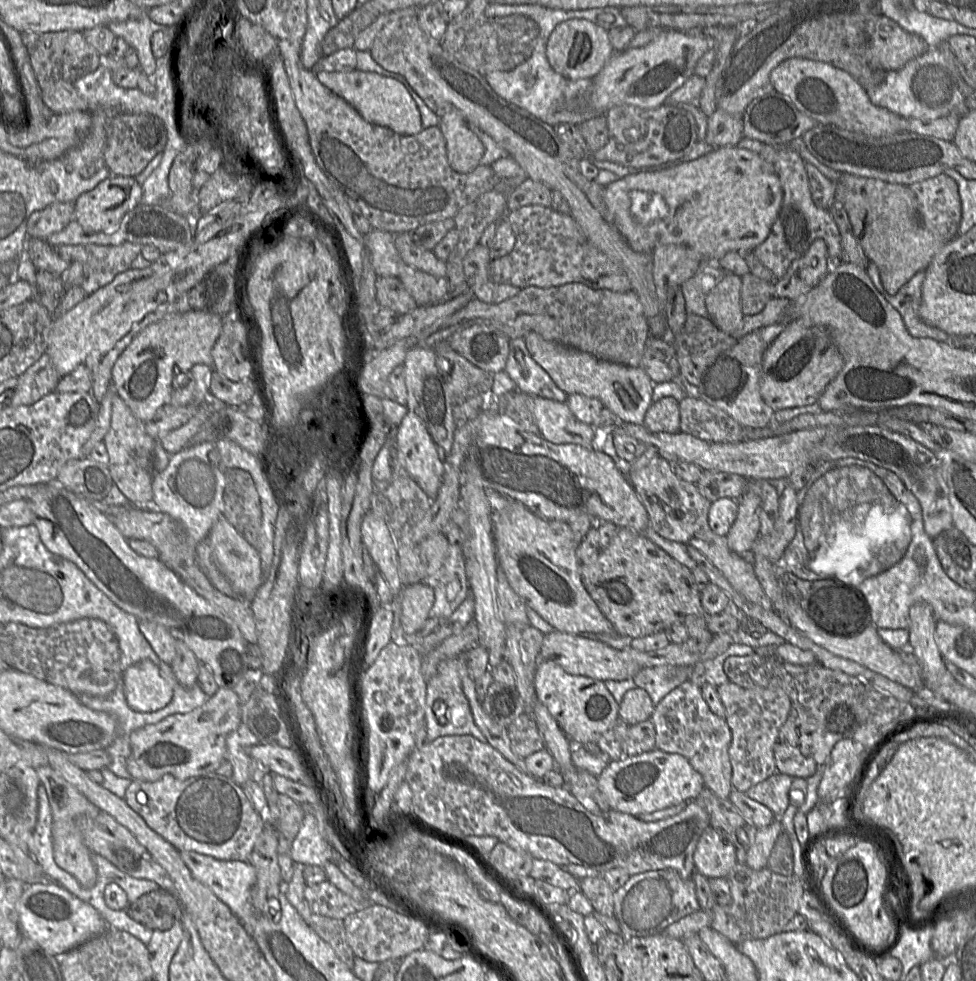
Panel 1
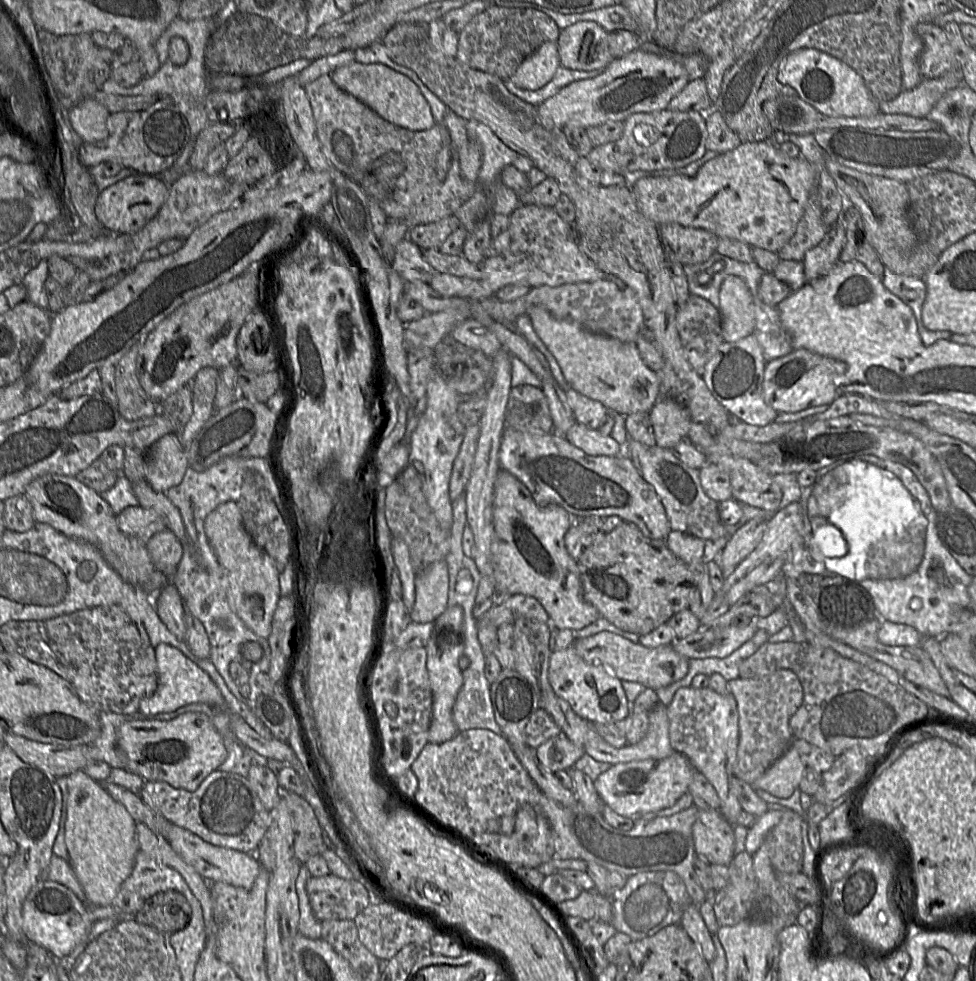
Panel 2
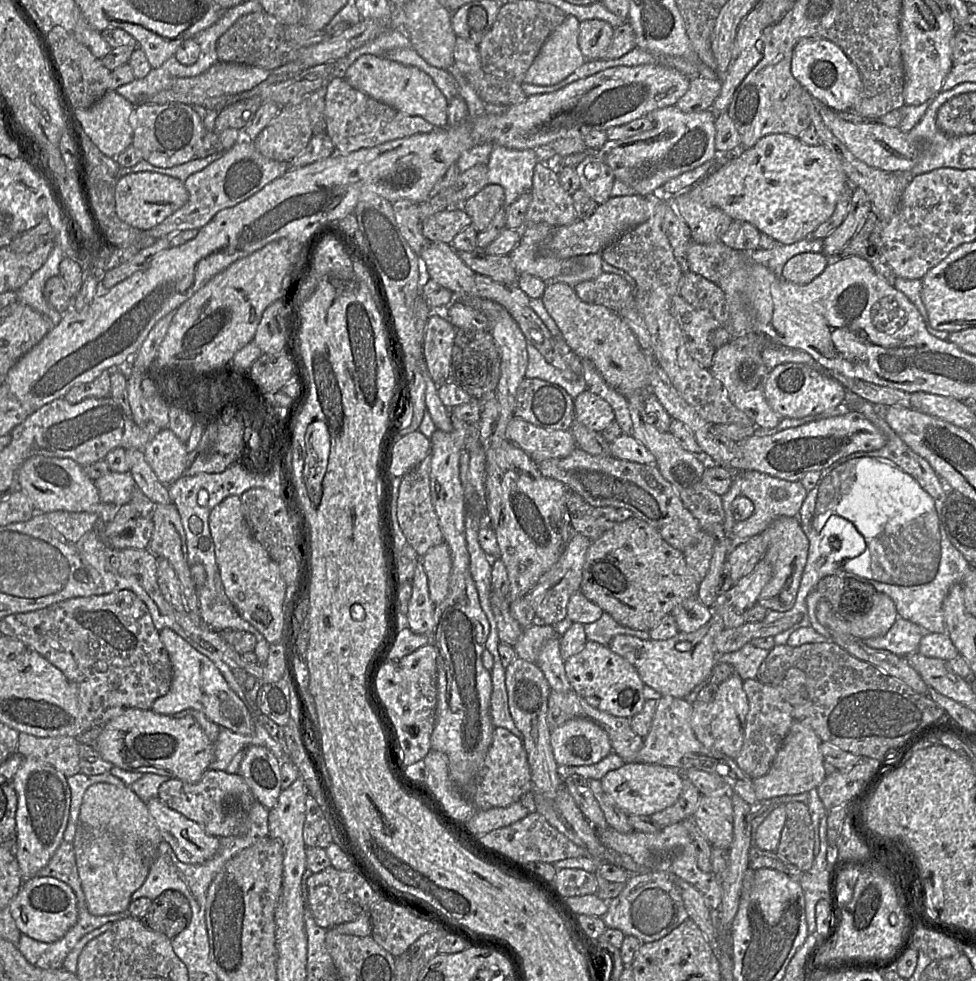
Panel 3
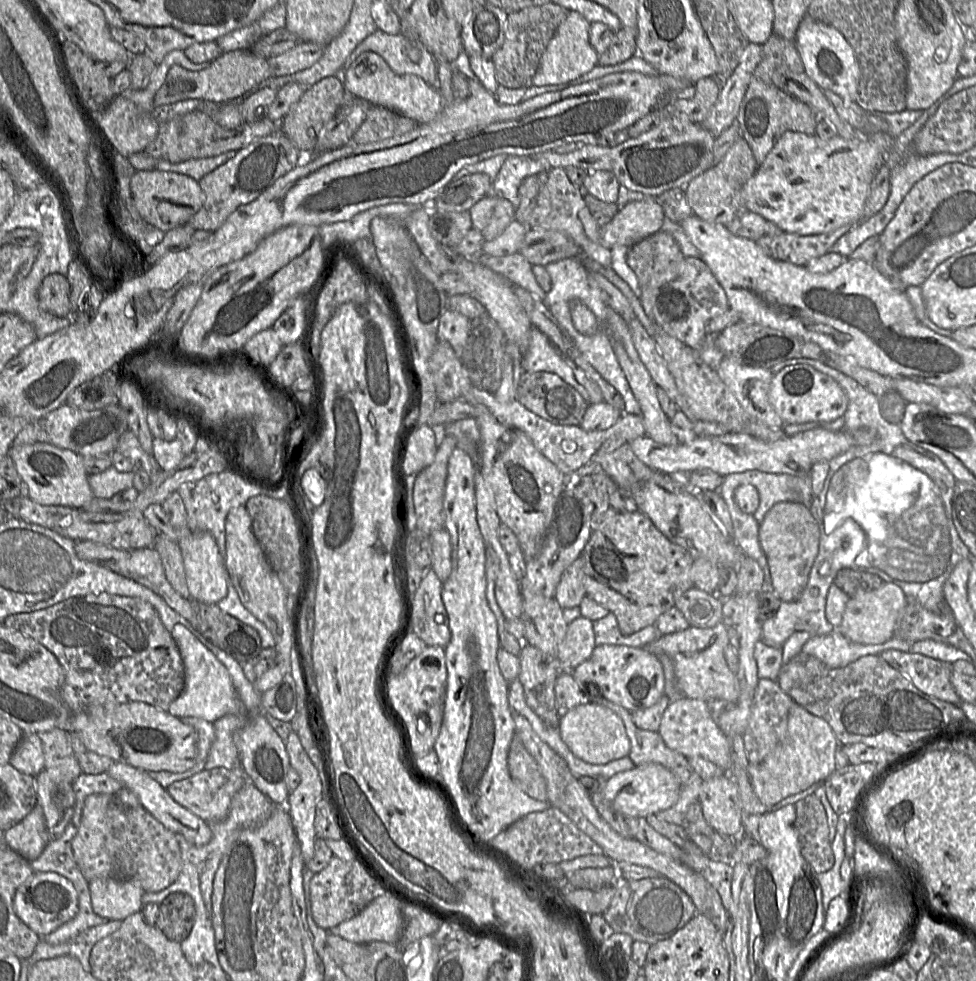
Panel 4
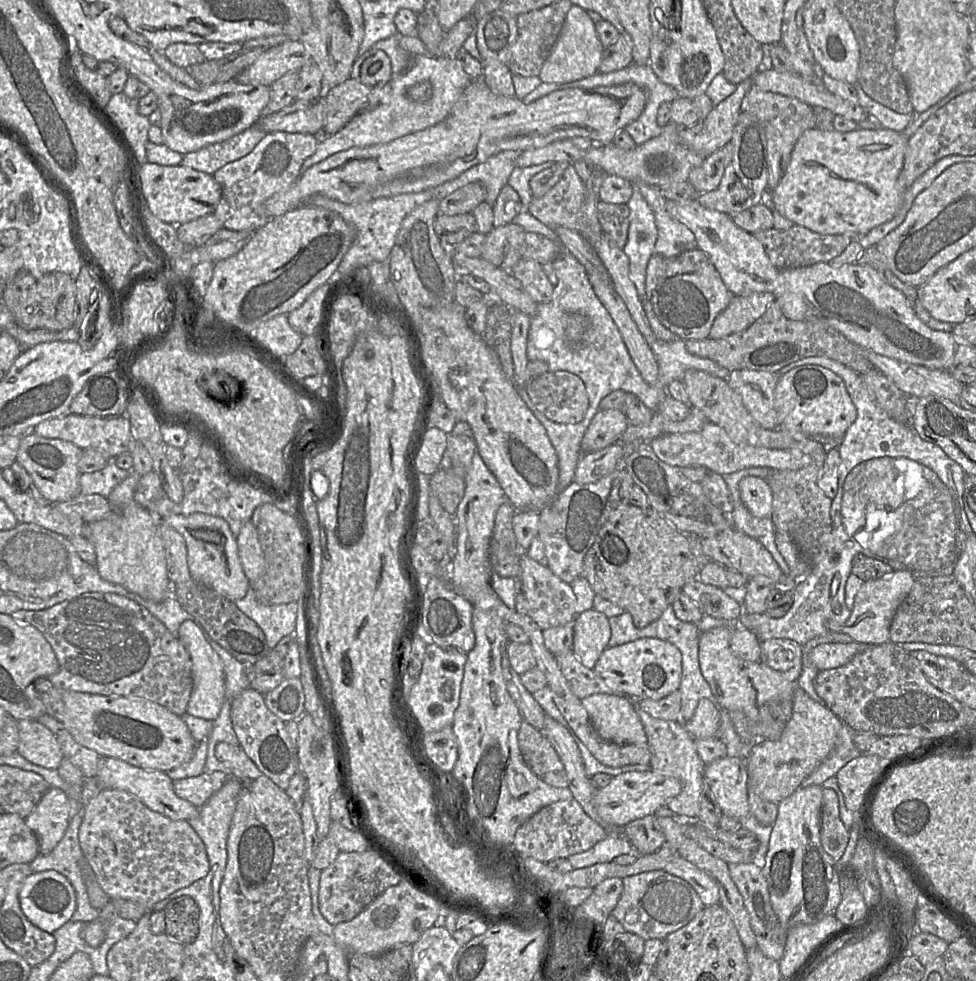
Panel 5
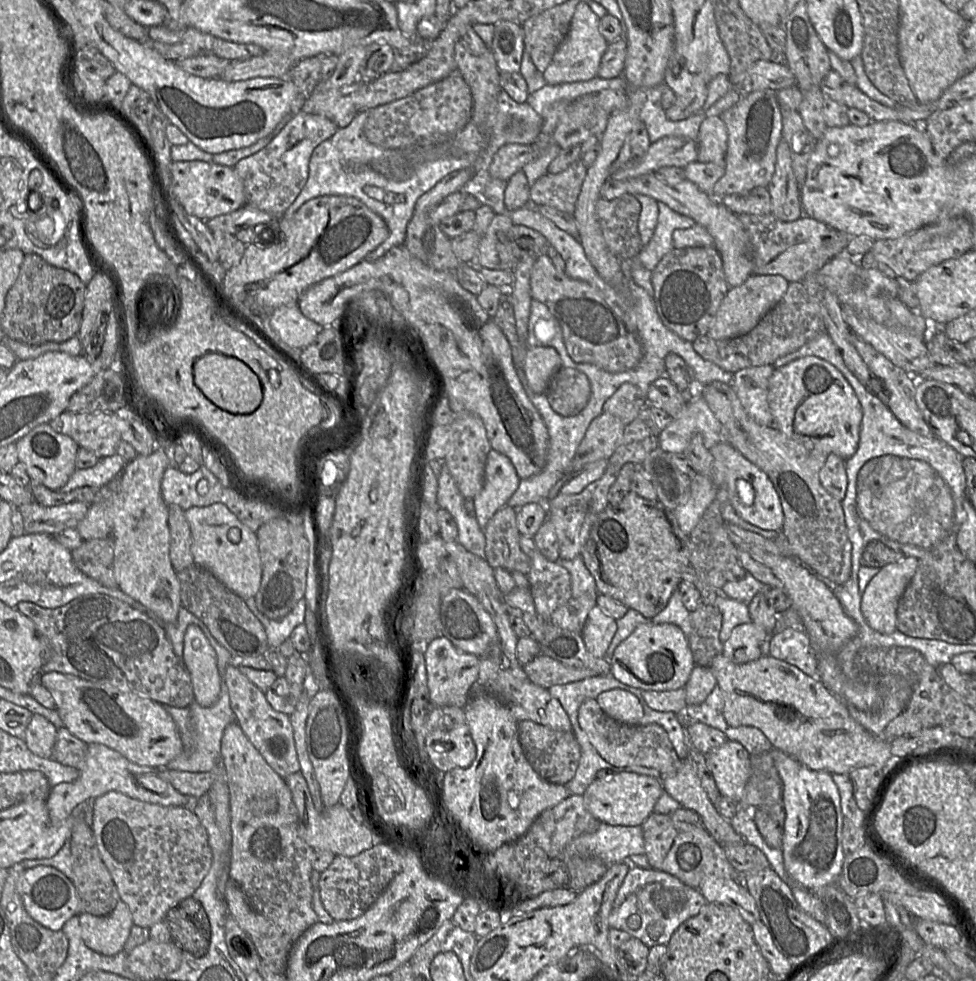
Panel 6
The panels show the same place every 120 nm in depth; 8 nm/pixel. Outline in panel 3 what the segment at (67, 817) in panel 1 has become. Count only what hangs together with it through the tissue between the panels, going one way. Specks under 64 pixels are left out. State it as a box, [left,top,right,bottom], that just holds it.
[73,782,162,914]

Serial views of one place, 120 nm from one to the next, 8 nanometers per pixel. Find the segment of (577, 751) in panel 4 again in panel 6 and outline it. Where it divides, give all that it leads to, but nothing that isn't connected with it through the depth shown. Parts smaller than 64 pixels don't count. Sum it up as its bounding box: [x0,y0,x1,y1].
[595,688,644,725]

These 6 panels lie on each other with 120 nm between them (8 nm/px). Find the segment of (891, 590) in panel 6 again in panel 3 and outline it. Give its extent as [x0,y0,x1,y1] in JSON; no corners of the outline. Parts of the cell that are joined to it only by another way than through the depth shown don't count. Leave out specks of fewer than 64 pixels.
[849,592,898,639]

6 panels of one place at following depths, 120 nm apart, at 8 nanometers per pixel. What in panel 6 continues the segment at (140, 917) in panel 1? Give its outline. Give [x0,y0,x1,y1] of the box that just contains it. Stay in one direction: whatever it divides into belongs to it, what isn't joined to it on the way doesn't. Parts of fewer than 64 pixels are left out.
[165,897,211,957]

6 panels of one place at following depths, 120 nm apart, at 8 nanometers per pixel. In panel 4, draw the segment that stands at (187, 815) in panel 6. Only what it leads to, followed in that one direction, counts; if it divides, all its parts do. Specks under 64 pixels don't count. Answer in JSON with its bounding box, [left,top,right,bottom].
[72,794,183,892]

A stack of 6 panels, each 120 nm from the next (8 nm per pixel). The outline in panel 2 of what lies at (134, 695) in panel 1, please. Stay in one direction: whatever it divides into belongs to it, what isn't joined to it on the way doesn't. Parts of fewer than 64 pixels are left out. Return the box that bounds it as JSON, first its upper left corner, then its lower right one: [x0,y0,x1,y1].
[139,643,228,717]

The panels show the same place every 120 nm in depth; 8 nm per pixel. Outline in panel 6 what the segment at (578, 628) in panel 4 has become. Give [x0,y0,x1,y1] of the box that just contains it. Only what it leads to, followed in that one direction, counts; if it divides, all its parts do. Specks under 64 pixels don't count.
[581,606,616,658]

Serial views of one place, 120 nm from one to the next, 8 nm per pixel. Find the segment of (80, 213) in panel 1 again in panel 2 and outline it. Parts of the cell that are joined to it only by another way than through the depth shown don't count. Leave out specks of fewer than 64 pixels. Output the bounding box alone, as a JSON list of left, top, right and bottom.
[95,175,169,233]

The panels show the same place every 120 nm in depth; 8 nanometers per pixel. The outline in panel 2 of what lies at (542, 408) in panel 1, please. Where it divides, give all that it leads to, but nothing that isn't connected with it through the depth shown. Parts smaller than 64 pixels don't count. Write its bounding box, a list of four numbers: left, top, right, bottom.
[564,423,624,456]

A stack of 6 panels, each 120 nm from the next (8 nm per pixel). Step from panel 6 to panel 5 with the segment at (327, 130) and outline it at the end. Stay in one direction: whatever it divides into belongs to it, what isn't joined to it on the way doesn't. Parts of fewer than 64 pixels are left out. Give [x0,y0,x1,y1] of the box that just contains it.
[213,132,320,232]

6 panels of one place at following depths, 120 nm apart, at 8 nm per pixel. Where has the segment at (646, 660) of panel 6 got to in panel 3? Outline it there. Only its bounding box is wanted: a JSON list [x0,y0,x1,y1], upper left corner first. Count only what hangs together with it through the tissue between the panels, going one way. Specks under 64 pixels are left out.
[564,641,646,718]

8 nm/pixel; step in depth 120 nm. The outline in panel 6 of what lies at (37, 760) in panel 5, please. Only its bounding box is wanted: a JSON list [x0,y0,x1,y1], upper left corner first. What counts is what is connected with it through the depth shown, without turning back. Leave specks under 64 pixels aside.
[24,714,58,758]

